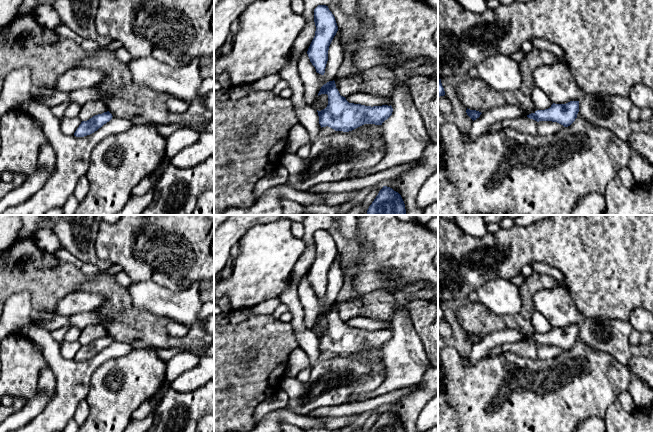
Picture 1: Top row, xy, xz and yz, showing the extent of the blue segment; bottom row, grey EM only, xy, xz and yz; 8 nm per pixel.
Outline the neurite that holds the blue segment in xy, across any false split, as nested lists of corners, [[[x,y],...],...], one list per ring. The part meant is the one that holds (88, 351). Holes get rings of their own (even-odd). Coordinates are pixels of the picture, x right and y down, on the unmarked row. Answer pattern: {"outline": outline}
{"outline": [[[107,335],[102,338],[93,340],[87,345],[82,345],[74,357],[76,361],[84,361],[90,359],[101,352],[104,348],[112,343],[112,338]]]}

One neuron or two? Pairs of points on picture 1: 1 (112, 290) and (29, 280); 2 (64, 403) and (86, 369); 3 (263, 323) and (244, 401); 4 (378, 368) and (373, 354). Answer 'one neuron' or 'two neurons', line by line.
1: one neuron
2: one neuron
3: one neuron
4: two neurons

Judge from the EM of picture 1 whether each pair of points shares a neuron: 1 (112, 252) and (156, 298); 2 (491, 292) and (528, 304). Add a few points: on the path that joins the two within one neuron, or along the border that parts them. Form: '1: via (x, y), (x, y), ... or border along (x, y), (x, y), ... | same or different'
1: border along (133, 282), (153, 281), (163, 287) | different
2: border along (519, 287), (522, 309), (513, 316), (502, 316) | different

